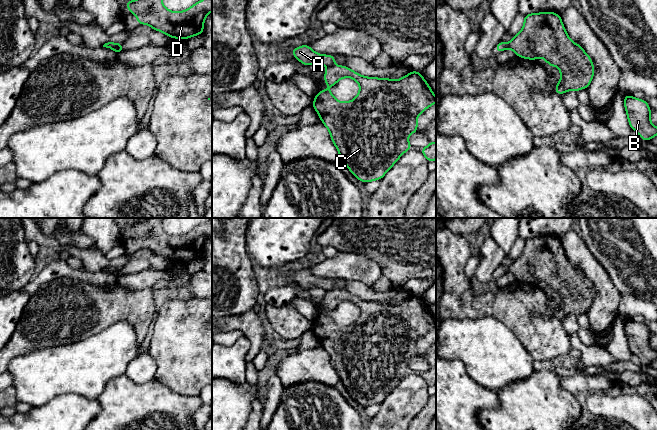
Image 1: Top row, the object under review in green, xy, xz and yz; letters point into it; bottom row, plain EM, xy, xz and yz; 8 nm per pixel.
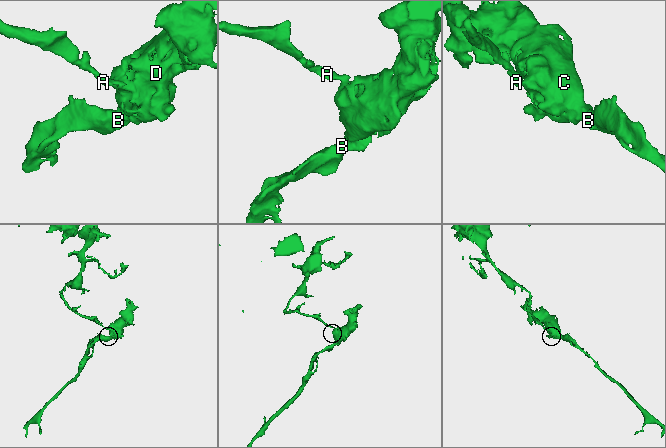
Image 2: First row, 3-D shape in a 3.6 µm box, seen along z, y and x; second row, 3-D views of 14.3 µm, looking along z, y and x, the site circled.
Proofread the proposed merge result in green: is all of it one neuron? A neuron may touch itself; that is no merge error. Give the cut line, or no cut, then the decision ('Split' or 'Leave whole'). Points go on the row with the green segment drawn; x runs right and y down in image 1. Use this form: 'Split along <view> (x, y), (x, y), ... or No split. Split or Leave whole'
Split along xz (332, 64), (328, 66). Split

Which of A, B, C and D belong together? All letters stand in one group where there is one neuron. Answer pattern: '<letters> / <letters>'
A / B C D

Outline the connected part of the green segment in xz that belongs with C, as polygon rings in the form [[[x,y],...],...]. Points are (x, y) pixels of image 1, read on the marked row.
[[[331,65],[328,66],[323,76],[329,88],[345,77],[354,79],[360,85],[358,95],[352,101],[342,103],[328,89],[318,92],[312,106],[319,114],[322,124],[329,130],[331,140],[350,172],[364,183],[381,180],[403,153],[414,148],[408,142],[407,137],[418,131],[417,117],[436,103],[433,91],[419,71],[411,71],[399,80],[390,80],[388,78],[361,76],[347,66]]]

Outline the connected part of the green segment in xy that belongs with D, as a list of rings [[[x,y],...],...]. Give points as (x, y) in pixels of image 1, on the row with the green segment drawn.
[[[132,0],[124,4],[130,13],[135,13],[137,23],[147,24],[154,30],[160,31],[172,39],[181,40],[204,33],[205,17],[212,11],[212,0],[200,0],[185,11],[173,12],[165,8],[162,0]]]

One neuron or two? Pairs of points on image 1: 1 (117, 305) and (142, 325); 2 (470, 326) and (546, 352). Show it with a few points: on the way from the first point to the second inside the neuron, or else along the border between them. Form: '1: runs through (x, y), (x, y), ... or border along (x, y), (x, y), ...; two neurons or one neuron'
1: runs through (123, 306), (136, 319); one neuron
2: border along (505, 325), (534, 360); two neurons

